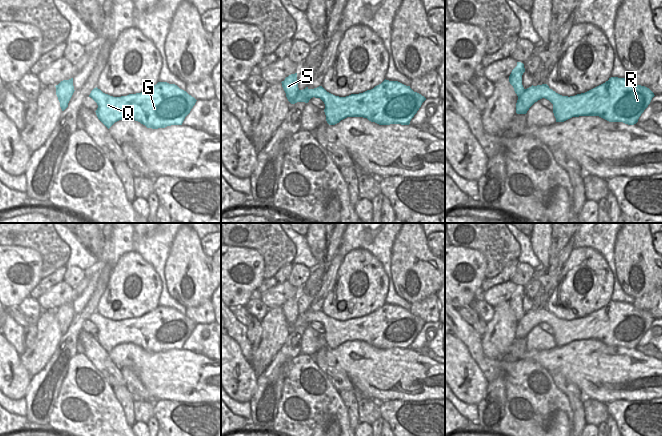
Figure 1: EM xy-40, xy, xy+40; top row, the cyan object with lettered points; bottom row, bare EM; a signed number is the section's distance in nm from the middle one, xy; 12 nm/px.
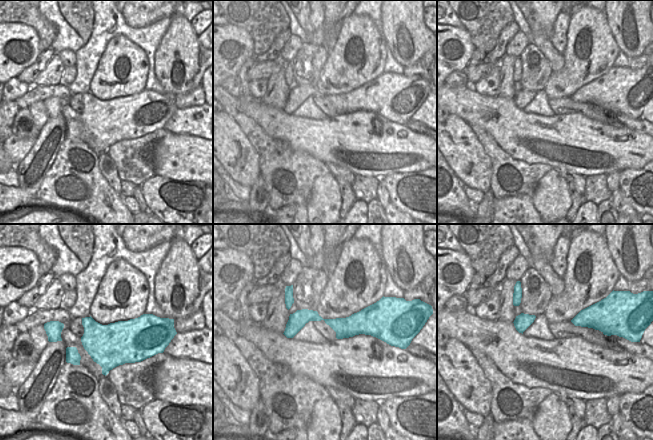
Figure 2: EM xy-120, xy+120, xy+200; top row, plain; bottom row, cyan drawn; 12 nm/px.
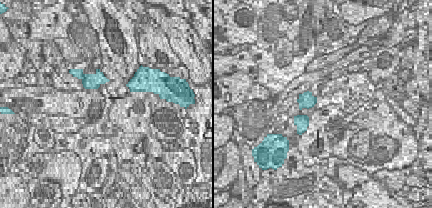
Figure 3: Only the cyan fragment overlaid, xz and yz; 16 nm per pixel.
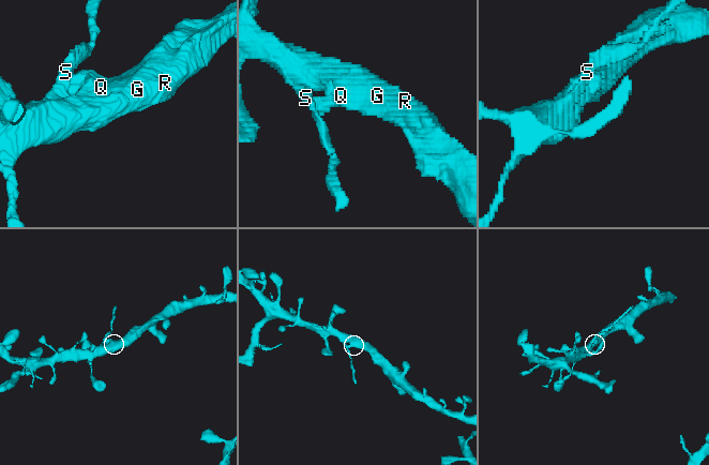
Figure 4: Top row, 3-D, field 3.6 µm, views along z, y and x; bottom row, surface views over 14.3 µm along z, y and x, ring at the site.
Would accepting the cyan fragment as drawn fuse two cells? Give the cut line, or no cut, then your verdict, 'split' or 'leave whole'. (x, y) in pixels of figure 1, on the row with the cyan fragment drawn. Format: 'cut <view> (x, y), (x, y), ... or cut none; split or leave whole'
cut xy-40 (56, 90), (71, 96); split

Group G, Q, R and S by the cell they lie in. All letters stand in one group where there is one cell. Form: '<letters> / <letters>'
G Q R / S

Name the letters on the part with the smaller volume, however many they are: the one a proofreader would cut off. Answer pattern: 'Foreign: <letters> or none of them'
Foreign: S

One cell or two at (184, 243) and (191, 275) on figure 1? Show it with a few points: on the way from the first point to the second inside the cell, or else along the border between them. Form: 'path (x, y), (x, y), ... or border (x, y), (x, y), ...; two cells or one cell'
path (186, 251), (189, 267); one cell

